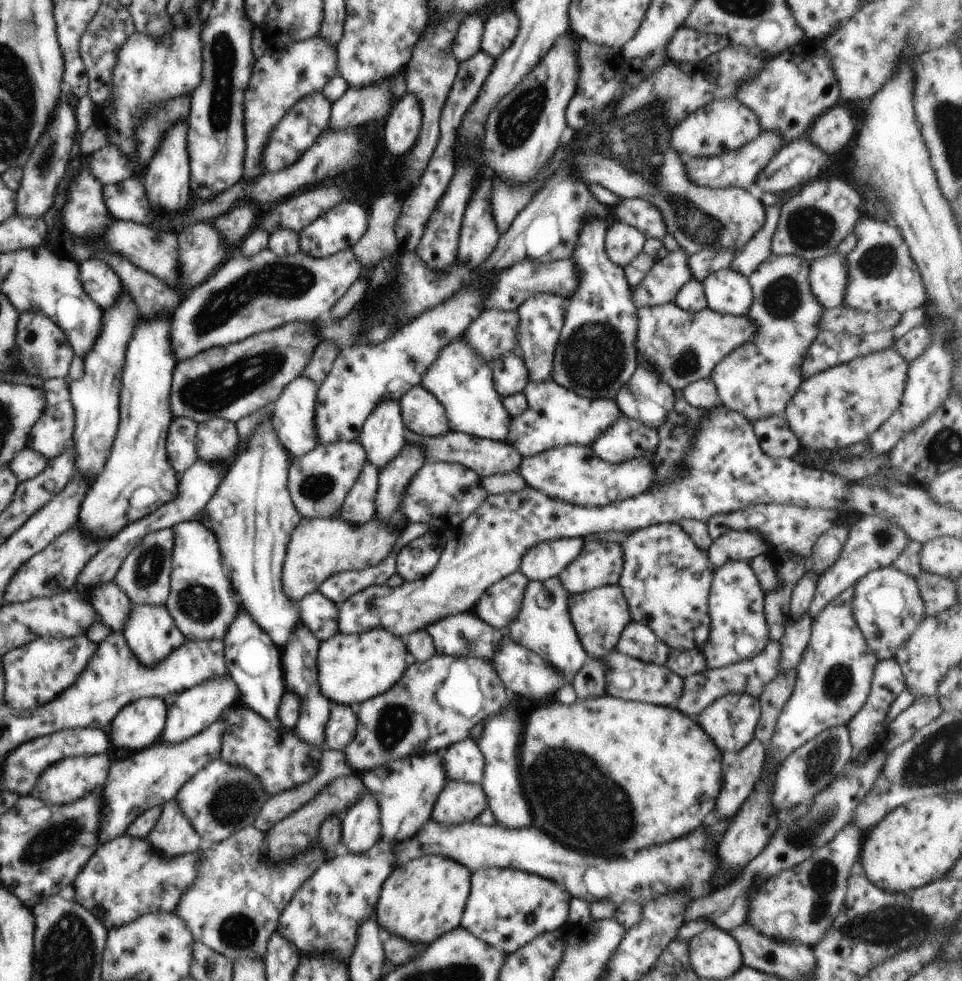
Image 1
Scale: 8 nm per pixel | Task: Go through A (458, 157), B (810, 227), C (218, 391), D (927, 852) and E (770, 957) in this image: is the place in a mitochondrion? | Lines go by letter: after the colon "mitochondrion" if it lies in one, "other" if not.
A: other
B: mitochondrion
C: mitochondrion
D: other
E: other

